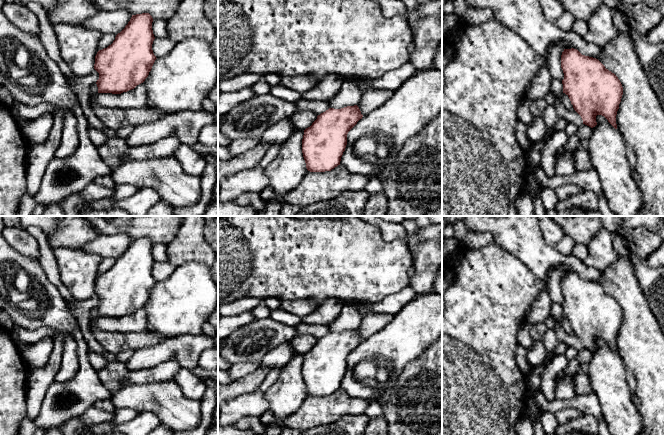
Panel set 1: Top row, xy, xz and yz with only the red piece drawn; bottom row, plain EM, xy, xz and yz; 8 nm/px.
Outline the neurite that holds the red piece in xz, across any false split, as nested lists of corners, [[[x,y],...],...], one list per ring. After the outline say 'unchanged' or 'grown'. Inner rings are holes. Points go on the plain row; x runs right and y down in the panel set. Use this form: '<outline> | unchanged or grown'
[[[357,329],[329,332],[304,354],[302,377],[310,396],[331,395],[340,389],[347,358],[362,343]]] | unchanged

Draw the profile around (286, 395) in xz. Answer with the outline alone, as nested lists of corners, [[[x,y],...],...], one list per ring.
[[[296,353],[283,366],[278,380],[264,392],[269,410],[278,419],[294,414],[308,396],[302,377],[304,354]]]

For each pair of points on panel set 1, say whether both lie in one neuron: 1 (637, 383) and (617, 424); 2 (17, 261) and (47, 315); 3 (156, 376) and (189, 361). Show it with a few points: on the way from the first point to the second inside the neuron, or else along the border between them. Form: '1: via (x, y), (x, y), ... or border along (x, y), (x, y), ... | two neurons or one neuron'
1: border along (626, 371), (632, 401), (641, 416) | two neurons
2: via (31, 274), (38, 283), (40, 301) | one neuron
3: border along (156, 365), (164, 361), (175, 360), (182, 367) | two neurons

